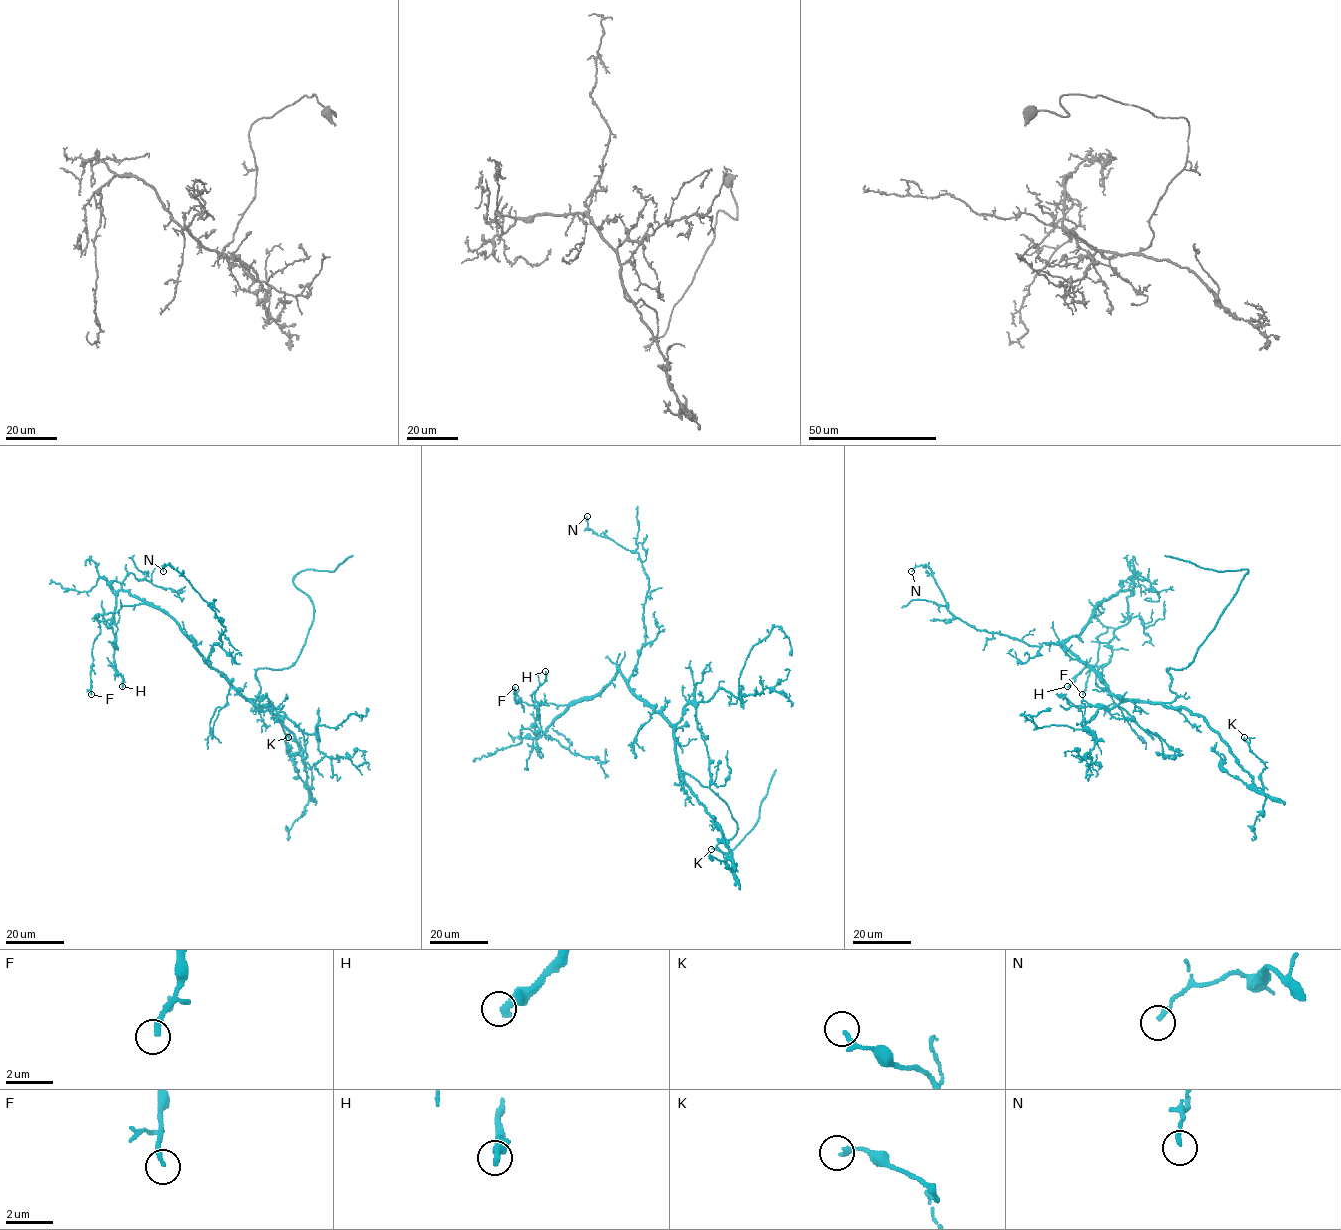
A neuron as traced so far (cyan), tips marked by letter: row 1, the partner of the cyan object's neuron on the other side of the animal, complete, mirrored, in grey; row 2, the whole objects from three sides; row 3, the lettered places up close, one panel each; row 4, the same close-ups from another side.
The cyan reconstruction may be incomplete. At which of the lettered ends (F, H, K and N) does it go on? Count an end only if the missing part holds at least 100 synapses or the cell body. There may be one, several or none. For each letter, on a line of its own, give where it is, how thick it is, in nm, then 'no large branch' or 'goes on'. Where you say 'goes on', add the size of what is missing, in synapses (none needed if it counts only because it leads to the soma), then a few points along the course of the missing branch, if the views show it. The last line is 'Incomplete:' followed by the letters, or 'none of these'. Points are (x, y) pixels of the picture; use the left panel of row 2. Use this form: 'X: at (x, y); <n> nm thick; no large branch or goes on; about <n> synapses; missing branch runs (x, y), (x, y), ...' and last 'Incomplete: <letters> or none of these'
F: at (91, 694); 180 nm thick; no large branch
H: at (122, 686); 340 nm thick; no large branch
K: at (288, 737); 240 nm thick; no large branch
N: at (163, 571); 170 nm thick; no large branch
Incomplete: none of these

